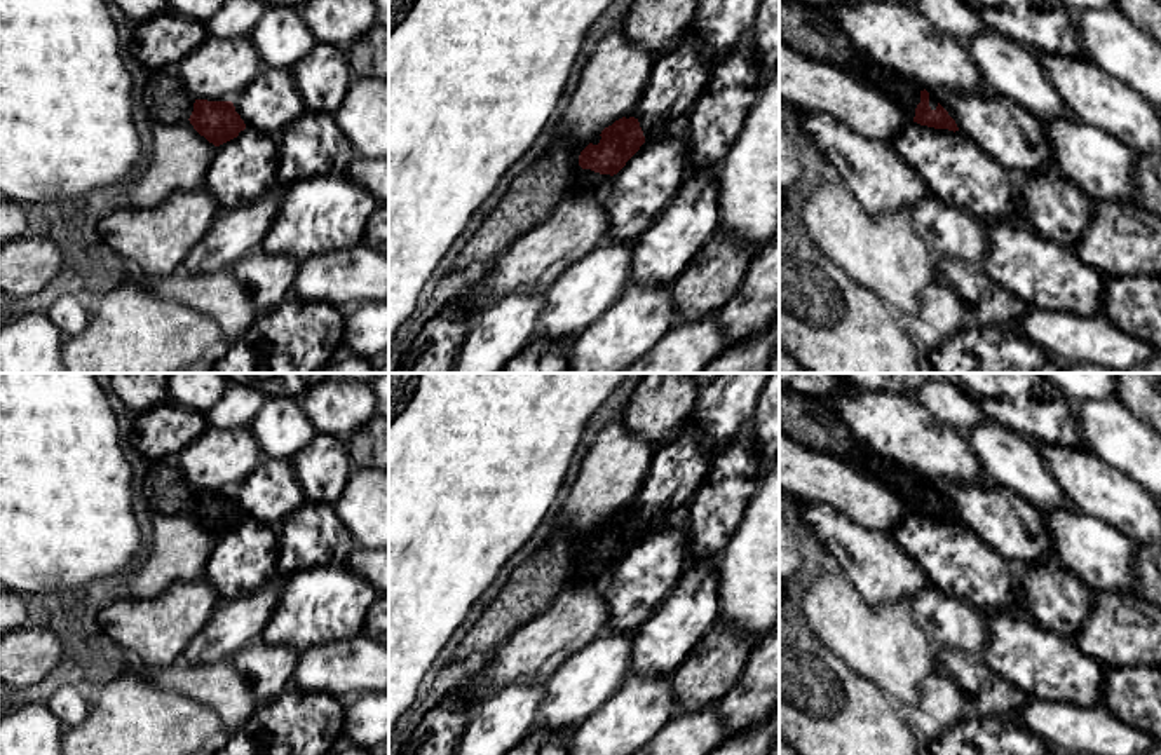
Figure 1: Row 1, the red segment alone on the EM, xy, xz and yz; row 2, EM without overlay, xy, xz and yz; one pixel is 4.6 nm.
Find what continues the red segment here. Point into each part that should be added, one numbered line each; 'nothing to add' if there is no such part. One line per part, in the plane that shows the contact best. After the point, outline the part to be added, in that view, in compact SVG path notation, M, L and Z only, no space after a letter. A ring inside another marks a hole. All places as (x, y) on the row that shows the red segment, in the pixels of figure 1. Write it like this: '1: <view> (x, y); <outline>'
1: xz (584, 180); M579 164L574 169L570 181L570 192L593 192L603 194L610 187L610 174L600 174L591 169L582 169Z
2: yz (907, 95); M866 63L861 66L859 78L894 101L903 113L913 120L924 87L903 78L894 70L879 66L875 63Z

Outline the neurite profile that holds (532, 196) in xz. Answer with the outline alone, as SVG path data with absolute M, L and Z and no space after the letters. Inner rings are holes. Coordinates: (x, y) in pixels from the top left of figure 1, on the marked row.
M553 143L511 183L504 199L458 253L452 269L462 269L471 262L483 262L490 267L513 242L540 225L570 192L577 164L575 150Z

